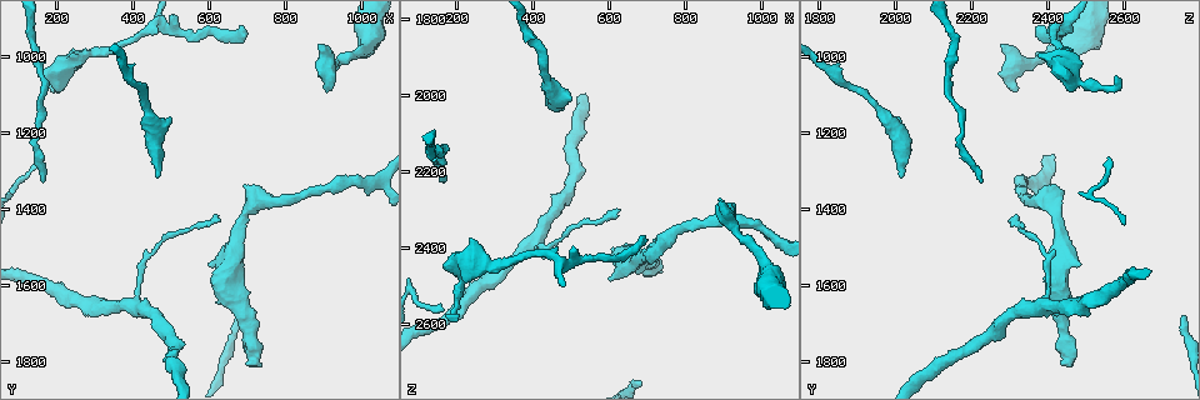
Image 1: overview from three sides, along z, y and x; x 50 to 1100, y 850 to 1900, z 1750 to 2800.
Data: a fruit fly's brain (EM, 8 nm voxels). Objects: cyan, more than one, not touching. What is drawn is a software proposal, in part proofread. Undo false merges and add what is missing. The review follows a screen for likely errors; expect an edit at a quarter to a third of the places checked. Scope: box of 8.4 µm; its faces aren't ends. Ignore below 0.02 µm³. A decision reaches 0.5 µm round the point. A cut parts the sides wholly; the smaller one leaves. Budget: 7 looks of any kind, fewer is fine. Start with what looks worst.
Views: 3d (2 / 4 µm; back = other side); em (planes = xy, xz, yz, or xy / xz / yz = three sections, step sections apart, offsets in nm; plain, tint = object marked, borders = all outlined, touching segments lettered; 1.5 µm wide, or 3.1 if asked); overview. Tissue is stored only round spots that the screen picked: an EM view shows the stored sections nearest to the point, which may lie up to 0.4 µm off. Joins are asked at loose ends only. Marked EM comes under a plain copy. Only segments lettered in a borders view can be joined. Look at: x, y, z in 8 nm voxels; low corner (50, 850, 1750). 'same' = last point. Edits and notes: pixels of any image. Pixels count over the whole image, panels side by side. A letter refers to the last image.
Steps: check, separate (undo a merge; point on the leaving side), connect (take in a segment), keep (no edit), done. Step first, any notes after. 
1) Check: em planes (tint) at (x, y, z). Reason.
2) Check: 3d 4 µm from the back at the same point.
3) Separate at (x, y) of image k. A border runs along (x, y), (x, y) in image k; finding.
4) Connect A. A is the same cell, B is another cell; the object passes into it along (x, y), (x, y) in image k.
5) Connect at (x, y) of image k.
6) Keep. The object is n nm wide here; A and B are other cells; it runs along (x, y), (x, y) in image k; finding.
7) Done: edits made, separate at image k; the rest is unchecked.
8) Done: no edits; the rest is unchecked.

Check: 3d 2 µm at (735, 1805, 2460). Branch stops here.

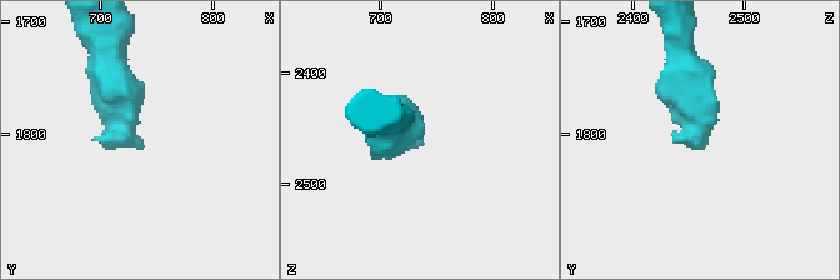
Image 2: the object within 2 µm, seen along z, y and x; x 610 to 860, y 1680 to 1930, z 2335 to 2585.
Check: em 3.1 µm planes (borders) at (738, 1812, 2460). Shape alone is not enough.

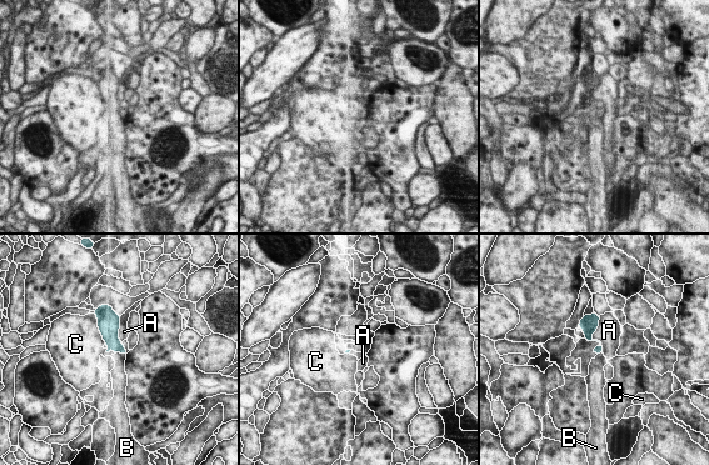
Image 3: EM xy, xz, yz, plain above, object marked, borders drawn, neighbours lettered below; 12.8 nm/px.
Connect B. The longest contact is with A, 360 nm; B is the same cell, A and C are other cells; the object passes into it along (111, 336), (121, 353), (119, 370) in image 3; it goes on there.

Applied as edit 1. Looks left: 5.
Check: overview. See it whole again.

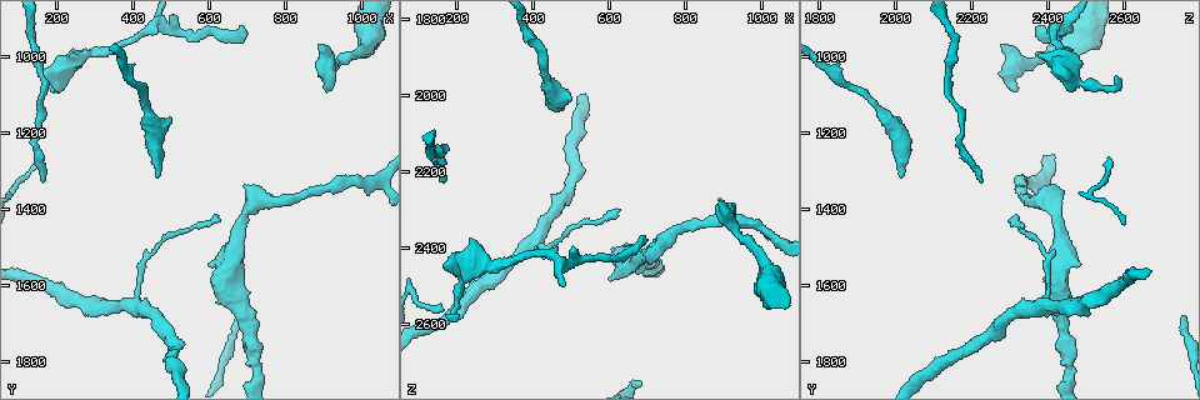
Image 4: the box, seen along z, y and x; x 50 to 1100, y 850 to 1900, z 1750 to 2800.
Check: em xz step 8 (tint) at (460, 1310, 2015). Free end.

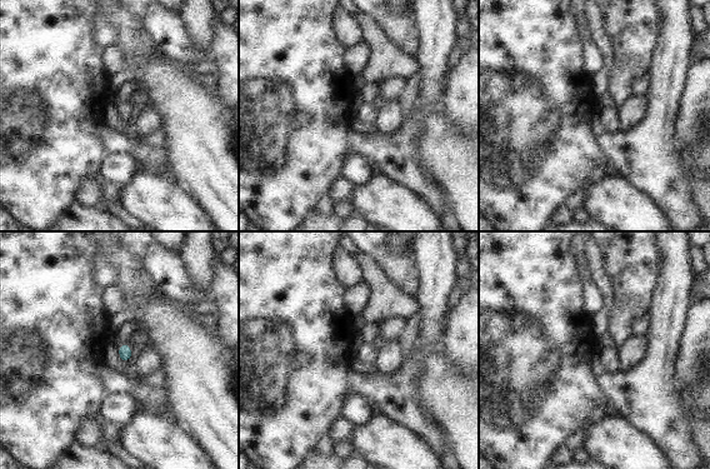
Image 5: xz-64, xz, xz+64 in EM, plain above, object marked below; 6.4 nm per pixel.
Check: em planes (borders) at the same point. Cut it another way.

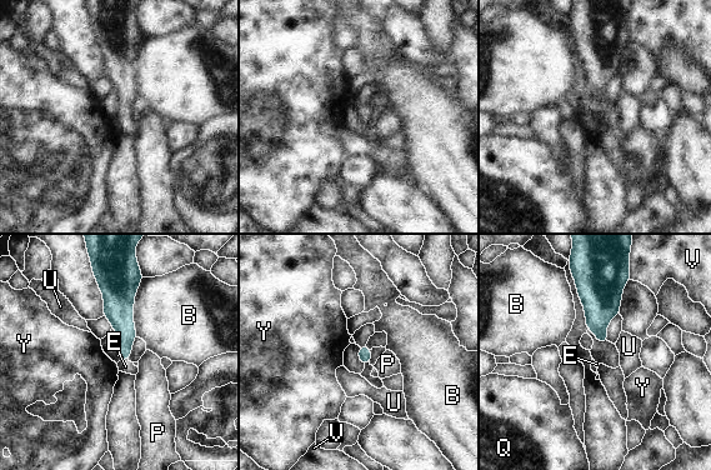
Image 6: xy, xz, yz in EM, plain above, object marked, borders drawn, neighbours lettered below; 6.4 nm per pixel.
Connect E. E is the same cell, B, P, Q, U, V and Y are other cells; the object passes into it along (123, 321), (123, 360), (125, 366) in image 6; the neuron continues.

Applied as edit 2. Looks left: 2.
Done: edits made, connect at image 3, connect at image 6; the rest is unchecked.

